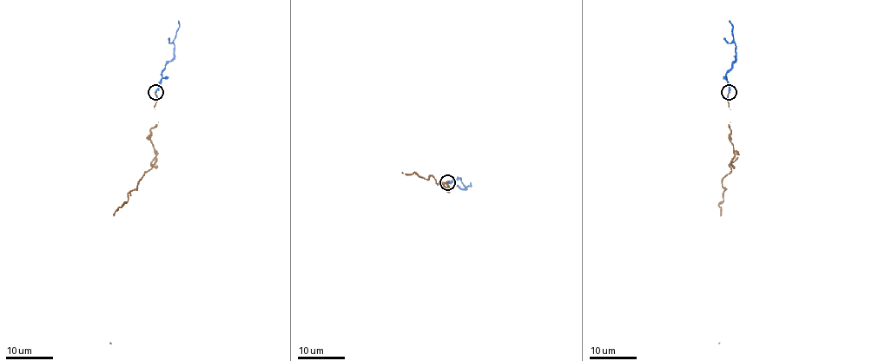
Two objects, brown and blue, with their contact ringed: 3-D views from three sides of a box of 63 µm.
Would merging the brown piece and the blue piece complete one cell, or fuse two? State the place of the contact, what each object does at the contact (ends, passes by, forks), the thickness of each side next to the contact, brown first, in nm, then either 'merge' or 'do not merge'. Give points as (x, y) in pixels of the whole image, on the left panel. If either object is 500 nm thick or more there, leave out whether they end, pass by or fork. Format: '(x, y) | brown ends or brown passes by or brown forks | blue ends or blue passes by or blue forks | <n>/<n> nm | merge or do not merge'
(155, 92) | brown ends | blue ends | 180/200 nm | merge

